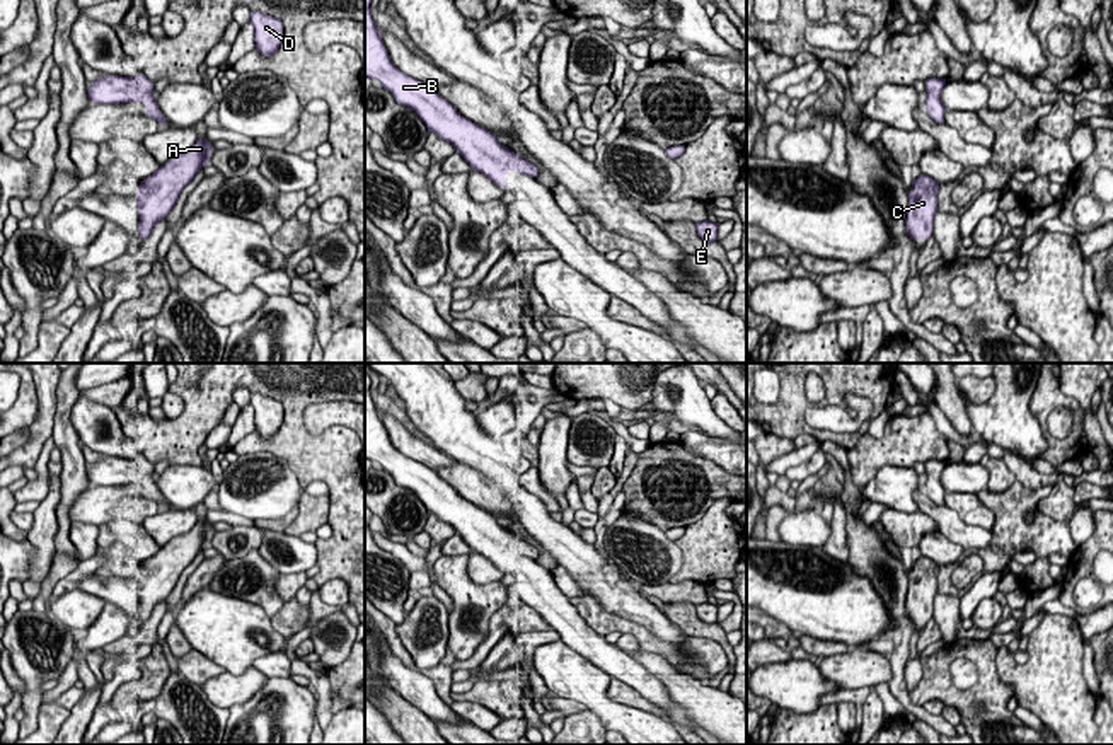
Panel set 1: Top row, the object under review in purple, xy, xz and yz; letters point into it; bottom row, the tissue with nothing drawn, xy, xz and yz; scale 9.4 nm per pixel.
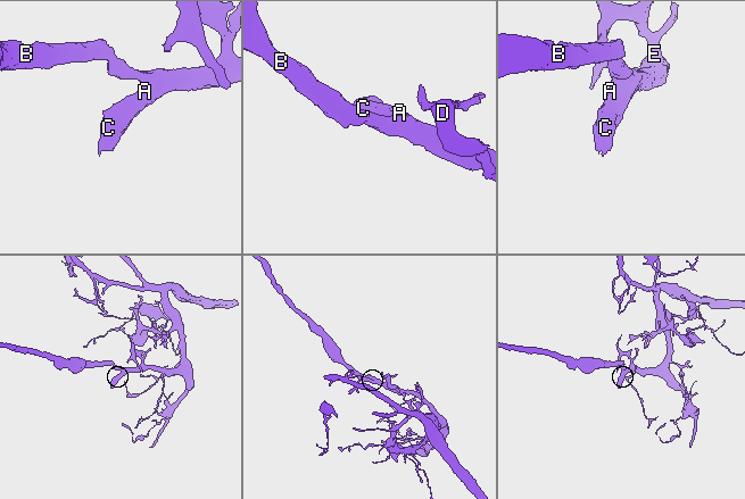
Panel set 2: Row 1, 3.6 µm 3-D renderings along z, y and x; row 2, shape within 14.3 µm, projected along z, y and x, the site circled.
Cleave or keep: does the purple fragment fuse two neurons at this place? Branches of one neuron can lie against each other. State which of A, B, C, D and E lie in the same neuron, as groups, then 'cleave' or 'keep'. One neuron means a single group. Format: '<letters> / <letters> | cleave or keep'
A C D E / B | cleave

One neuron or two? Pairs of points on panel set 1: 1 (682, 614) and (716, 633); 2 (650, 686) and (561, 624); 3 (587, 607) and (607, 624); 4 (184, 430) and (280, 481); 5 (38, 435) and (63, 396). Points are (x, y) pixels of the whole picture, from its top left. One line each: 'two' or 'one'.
1: one
2: one
3: one
4: two
5: two

